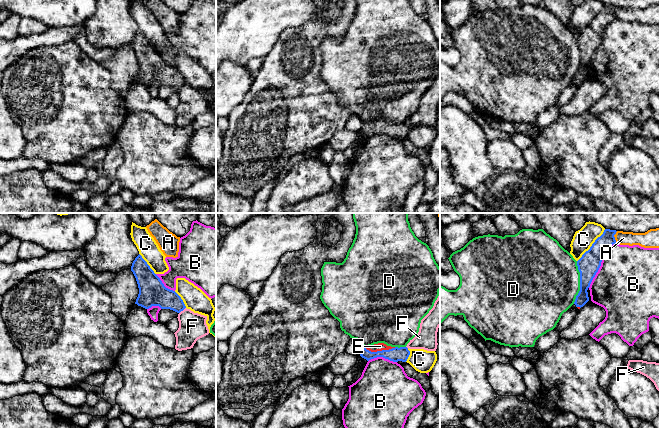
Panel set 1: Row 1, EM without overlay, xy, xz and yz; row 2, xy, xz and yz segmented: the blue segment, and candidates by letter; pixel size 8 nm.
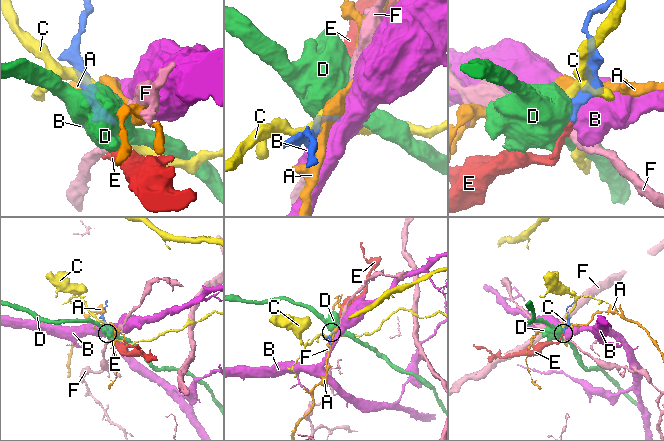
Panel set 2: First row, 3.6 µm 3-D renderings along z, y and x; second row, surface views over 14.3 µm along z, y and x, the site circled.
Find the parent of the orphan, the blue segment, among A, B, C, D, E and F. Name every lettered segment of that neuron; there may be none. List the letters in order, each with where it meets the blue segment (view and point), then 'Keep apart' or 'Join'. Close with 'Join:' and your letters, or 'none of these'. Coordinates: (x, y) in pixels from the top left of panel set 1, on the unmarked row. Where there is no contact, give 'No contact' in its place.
A: Touches blue at yz (614, 13). Keep apart
B: Touches blue at yz (600, 41). Keep apart
C: Touches blue at yz (592, 21). Keep apart
D: Touches blue at yz (580, 58). Keep apart
E: Touches blue at xz (379, 127). Join
F: Touches blue at xy (182, 86). Keep apart
Join: E

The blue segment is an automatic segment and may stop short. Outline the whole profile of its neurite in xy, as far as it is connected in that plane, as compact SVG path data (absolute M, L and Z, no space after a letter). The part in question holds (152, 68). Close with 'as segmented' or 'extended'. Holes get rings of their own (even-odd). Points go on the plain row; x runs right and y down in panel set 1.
M140 30L133 37L131 47L139 64L135 80L145 85L159 82L161 85L170 85L177 89L186 84L181 73L175 67L164 62Z; as segmented

